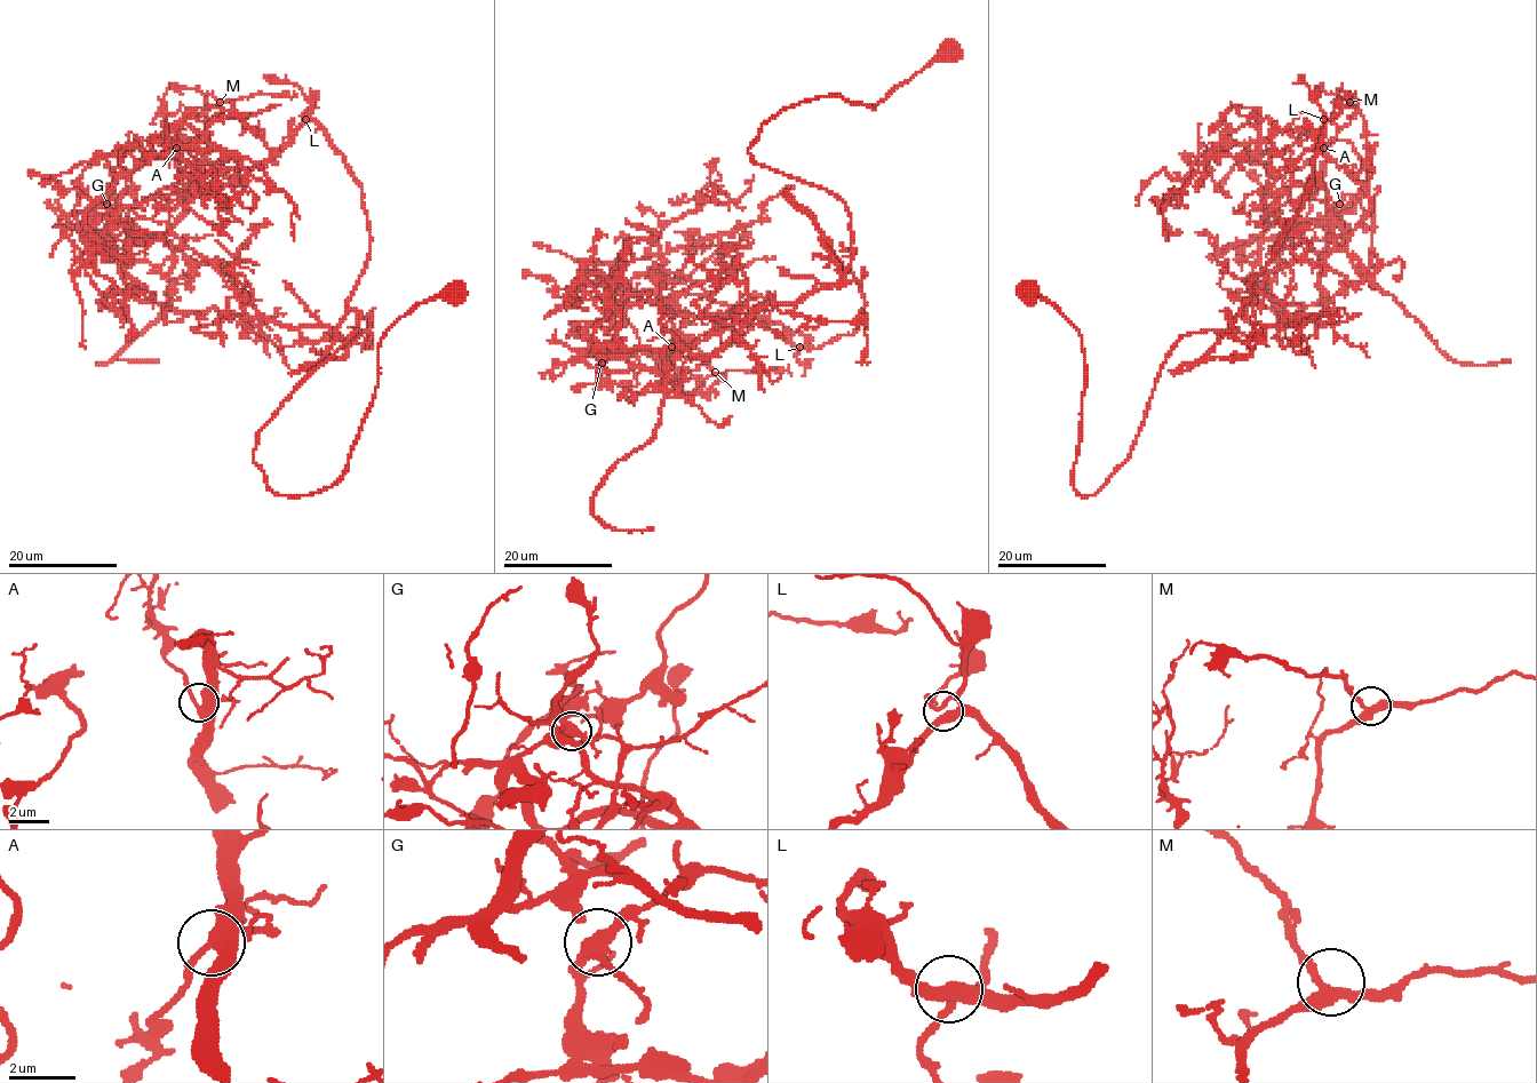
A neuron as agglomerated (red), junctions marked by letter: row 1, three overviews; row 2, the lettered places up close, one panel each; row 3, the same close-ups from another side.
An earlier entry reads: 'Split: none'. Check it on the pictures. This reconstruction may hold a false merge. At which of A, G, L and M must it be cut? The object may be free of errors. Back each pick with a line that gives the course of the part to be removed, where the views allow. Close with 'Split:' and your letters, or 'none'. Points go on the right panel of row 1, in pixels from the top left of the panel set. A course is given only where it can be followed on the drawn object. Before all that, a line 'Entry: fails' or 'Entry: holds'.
Entry: fails
G: foreign part runs (1340, 204), (1320, 255), (1335, 310), (1177, 341), (1130, 456), (1090, 496), (1073, 476), (1081, 334), (1022, 285)
Split: G

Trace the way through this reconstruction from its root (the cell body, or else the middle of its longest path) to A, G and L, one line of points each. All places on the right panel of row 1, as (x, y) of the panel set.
A: (1027, 288), (1081, 337), (1092, 496), (1183, 336), (1282, 326), (1291, 263), (1346, 245), (1370, 194), (1323, 148)
G: (1027, 288), (1081, 337), (1073, 486), (1092, 496), (1170, 348), (1282, 326), (1291, 263), (1346, 244), (1340, 204)
L: (1027, 288), (1081, 337), (1073, 486), (1092, 496), (1183, 336), (1255, 348), (1205, 356), (1304, 205), (1323, 119)

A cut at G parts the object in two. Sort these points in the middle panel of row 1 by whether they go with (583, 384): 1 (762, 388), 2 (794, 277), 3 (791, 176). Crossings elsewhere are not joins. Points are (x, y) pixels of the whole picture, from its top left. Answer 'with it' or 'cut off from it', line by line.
1: cut off from it
2: cut off from it
3: cut off from it

